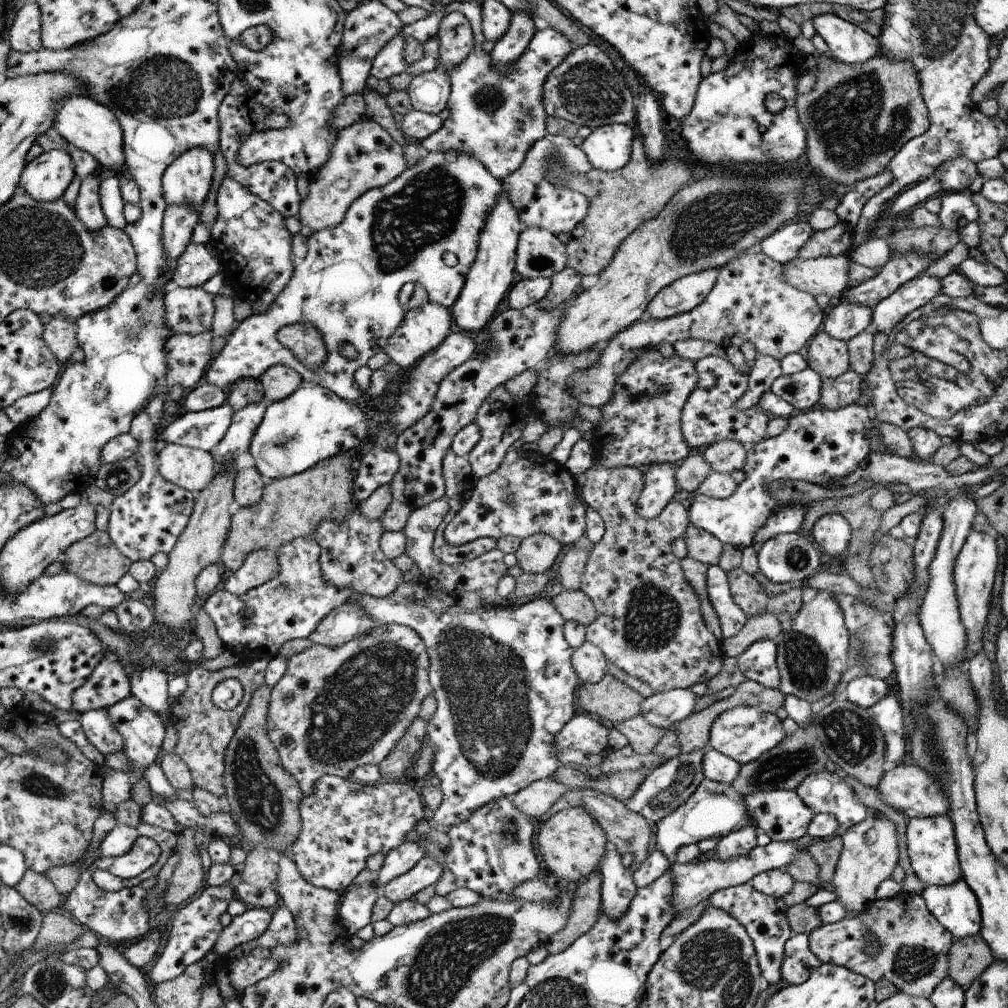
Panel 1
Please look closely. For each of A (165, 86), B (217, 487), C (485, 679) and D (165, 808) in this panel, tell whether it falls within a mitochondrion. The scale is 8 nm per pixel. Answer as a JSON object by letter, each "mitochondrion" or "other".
{"A":"mitochondrion","B":"other","C":"mitochondrion","D":"other"}

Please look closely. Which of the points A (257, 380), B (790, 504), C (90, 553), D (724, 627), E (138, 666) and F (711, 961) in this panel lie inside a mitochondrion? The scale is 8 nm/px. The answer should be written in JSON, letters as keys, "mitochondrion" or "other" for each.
{"A":"other","B":"other","C":"mitochondrion","D":"other","E":"other","F":"mitochondrion"}

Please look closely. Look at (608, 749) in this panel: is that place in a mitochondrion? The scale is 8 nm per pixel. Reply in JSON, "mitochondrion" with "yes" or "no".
{"mitochondrion":"no"}

